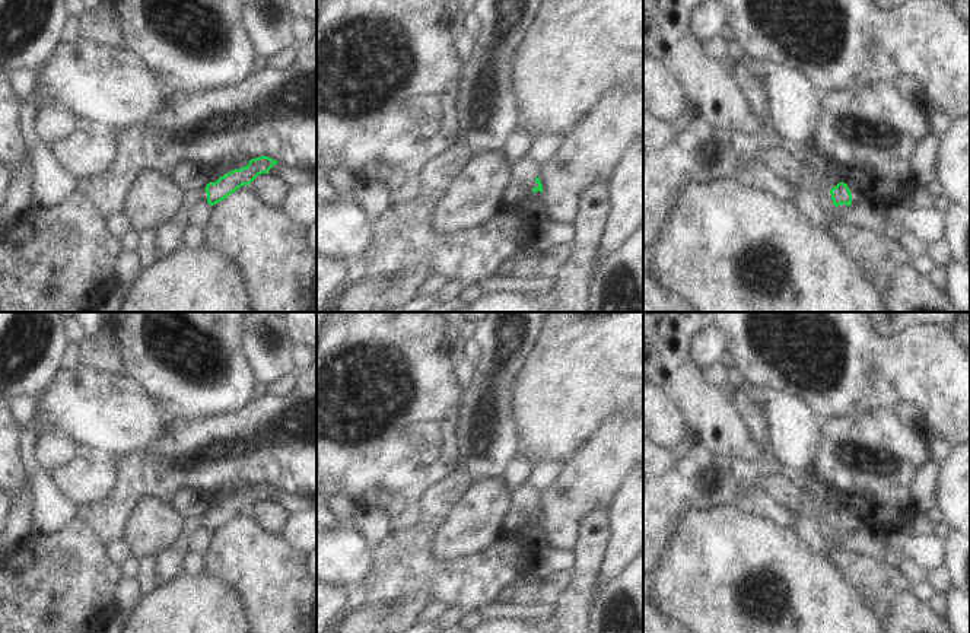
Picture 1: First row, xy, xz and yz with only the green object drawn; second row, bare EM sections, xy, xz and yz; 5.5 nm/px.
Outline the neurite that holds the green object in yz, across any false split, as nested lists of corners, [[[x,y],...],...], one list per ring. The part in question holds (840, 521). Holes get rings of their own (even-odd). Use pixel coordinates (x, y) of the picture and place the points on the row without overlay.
[[[852,494],[837,496],[840,509],[830,516],[833,531],[837,534],[840,531],[858,532],[861,529],[874,529],[881,527],[881,518],[865,518],[861,515],[862,509],[884,509],[882,505],[875,505],[866,497],[855,497]]]

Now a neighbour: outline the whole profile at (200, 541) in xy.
[[[209,529],[193,532],[190,537],[190,550],[204,556],[212,548],[212,537],[213,532]]]

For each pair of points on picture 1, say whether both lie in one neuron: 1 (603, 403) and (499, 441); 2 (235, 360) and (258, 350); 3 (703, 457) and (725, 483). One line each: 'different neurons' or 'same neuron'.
1: different neurons
2: different neurons
3: same neuron

